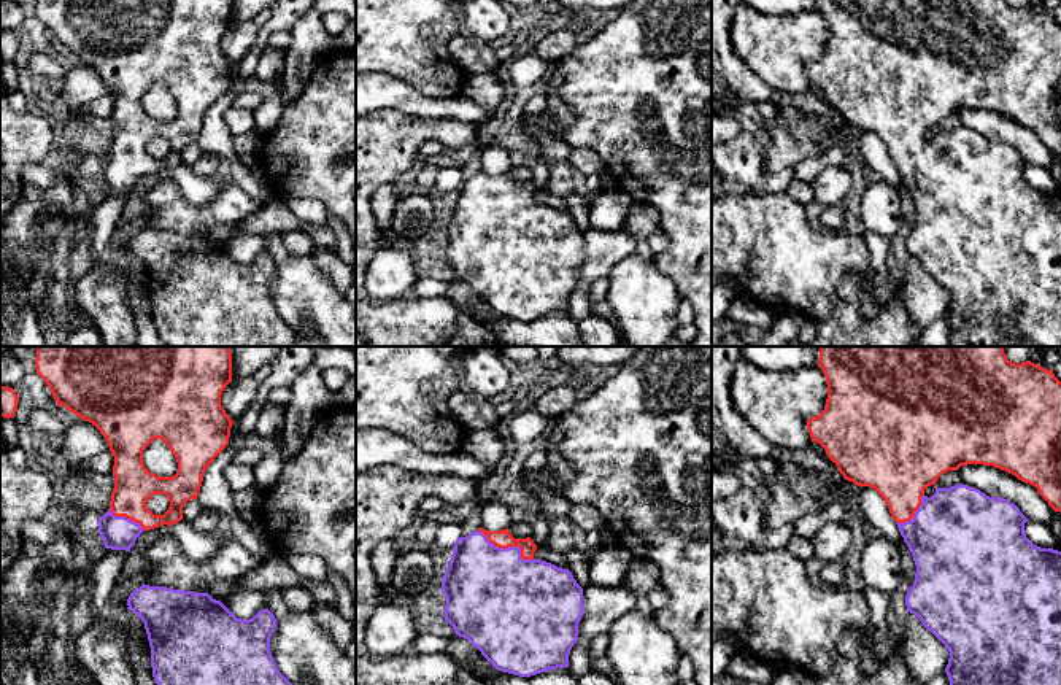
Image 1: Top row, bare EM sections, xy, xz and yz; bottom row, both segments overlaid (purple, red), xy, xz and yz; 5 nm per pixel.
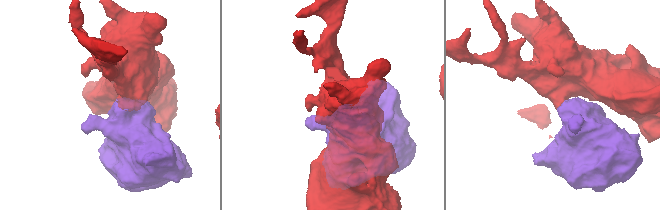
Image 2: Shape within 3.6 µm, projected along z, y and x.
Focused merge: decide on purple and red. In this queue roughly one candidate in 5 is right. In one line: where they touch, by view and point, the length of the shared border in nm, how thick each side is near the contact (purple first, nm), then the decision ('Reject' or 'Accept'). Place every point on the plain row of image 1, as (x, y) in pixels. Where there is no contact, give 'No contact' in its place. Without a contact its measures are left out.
Touches purple at xz (509, 191). Shared border 320 nm. Thickness 460 nm (purple) against 90 nm. Accept

